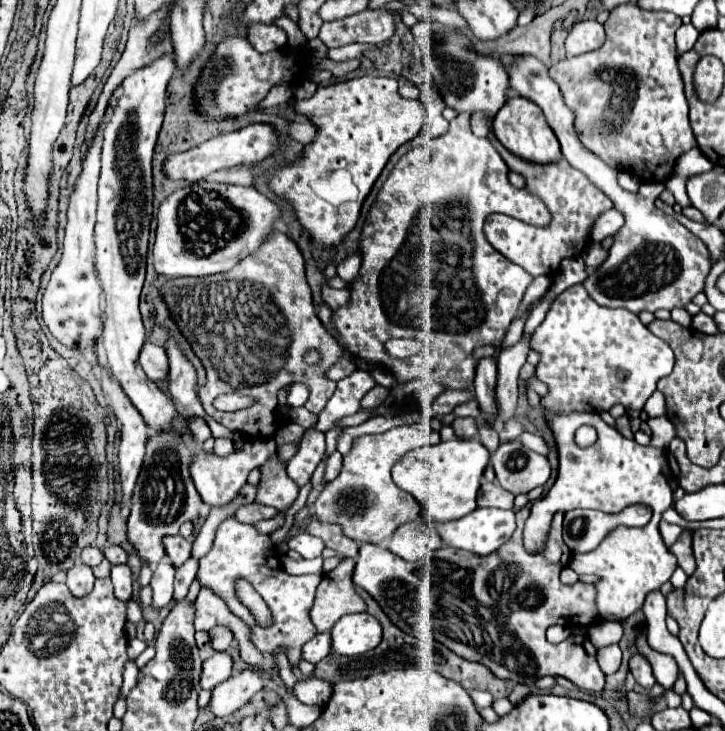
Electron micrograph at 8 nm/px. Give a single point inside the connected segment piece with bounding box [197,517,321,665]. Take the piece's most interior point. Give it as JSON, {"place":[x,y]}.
{"place":[239,552]}

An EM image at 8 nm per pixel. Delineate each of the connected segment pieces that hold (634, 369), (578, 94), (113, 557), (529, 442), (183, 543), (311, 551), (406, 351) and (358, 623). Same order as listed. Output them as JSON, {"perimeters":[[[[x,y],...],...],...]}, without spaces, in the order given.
{"perimeters":[[[[581,283],[565,289],[553,301],[545,321],[533,333],[533,349],[541,353],[535,375],[549,387],[541,405],[555,415],[601,415],[617,403],[641,411],[657,381],[671,373],[675,361],[671,347],[655,337],[637,315],[597,305]]],[[[621,3],[611,11],[605,23],[607,41],[603,47],[563,59],[549,69],[549,75],[561,87],[565,103],[575,113],[575,129],[583,145],[589,145],[589,149],[611,167],[619,165],[635,173],[639,181],[663,181],[673,171],[675,161],[697,145],[689,125],[689,109],[675,59],[675,31],[679,27],[681,17],[675,13],[643,11],[635,3]]],[[[113,545],[113,547],[109,547],[109,549],[105,549],[105,557],[111,561],[111,565],[119,565],[119,563],[127,563],[127,553],[125,553],[125,549],[123,547],[119,547],[119,545]]],[[[523,433],[519,439],[521,439],[521,443],[525,443],[529,449],[533,449],[533,451],[537,451],[537,453],[541,453],[541,455],[549,455],[549,447],[547,447],[547,443],[543,441],[543,437],[533,435],[533,433]]],[[[181,535],[165,537],[163,545],[165,545],[165,553],[169,555],[169,559],[173,561],[175,567],[183,565],[183,563],[189,559],[189,555],[191,555],[191,541],[187,541],[187,539],[181,537]]],[[[299,533],[299,535],[291,537],[291,539],[287,541],[287,545],[289,545],[289,549],[301,553],[301,557],[305,557],[305,559],[319,557],[321,551],[323,551],[323,547],[325,547],[321,539],[313,537],[313,535],[309,535],[309,533]]],[[[389,339],[385,343],[385,349],[397,359],[405,359],[413,355],[413,343],[415,339]]],[[[369,613],[341,617],[331,629],[331,647],[341,655],[361,655],[381,643],[381,623]]]]}

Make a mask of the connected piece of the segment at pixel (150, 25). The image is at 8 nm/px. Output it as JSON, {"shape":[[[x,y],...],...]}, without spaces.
{"shape":[[[161,9],[161,13],[157,13],[157,17],[151,17],[145,25],[137,25],[129,31],[129,41],[127,41],[127,47],[119,59],[119,63],[115,65],[115,69],[111,71],[105,87],[103,87],[103,93],[99,97],[99,103],[95,107],[95,113],[91,115],[89,119],[89,129],[87,129],[87,141],[83,145],[83,151],[87,149],[89,141],[93,139],[93,133],[97,129],[97,125],[101,123],[101,117],[109,105],[109,99],[113,97],[115,89],[123,83],[123,79],[127,75],[131,75],[133,69],[139,69],[139,67],[145,67],[145,65],[151,65],[153,61],[157,61],[159,57],[167,55],[171,49],[169,49],[169,39],[165,41],[165,45],[157,45],[157,49],[149,49],[149,37],[153,35],[153,29],[157,29],[157,25],[161,25],[161,21],[165,21],[165,9]]]}

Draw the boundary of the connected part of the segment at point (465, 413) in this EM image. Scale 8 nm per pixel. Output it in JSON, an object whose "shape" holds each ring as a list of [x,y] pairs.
{"shape":[[[467,401],[467,403],[461,403],[453,409],[453,415],[455,417],[477,417],[479,415],[479,409],[477,409],[477,401]]]}

